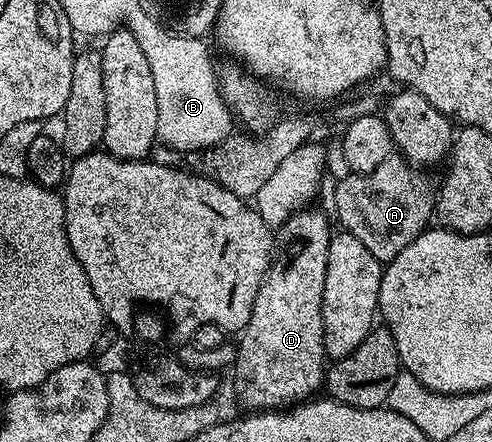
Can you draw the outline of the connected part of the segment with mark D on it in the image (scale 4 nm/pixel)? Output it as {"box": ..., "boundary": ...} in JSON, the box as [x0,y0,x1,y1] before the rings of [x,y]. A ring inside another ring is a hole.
{"box":[235,207,333,411],"boundary":[[[316,207],[294,213],[277,233],[277,256],[273,268],[263,278],[249,315],[249,323],[238,334],[235,373],[235,397],[247,411],[279,411],[314,398],[325,385],[325,358],[323,346],[323,292],[325,271],[329,263],[329,243],[333,228],[327,217]]]}

